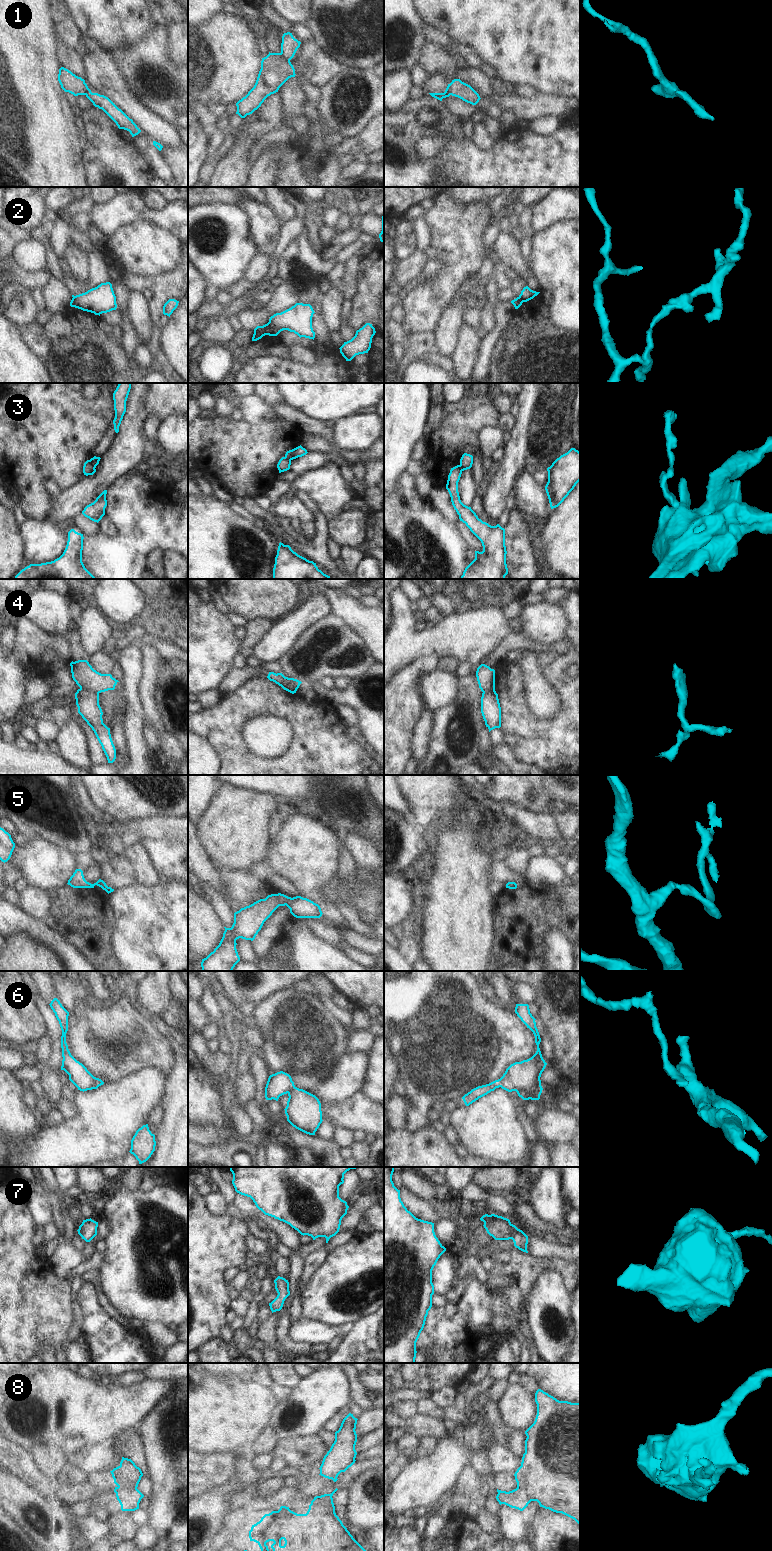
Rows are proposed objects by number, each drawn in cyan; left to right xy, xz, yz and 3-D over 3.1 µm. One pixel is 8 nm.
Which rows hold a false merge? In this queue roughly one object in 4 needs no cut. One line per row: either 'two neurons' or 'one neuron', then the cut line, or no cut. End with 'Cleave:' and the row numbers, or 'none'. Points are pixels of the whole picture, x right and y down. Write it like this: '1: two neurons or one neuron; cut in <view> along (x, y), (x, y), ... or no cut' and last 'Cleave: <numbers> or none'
1: two neurons; cut in xz along (280, 53), (289, 60)
2: two neurons; cut in xz along (268, 322), (280, 331)
3: two neurons; cut in xz along (284, 457), (290, 461)
4: two neurons; cut in xy along (80, 687), (98, 694)
5: one neuron; no cut
6: two neurons; cut in xy along (97, 1078), (92, 1088)
7: one neuron; no cut
8: two neurons; cut in xz along (331, 1496), (325, 1500), (311, 1503)
Cleave: 1, 2, 3, 4, 6, 8

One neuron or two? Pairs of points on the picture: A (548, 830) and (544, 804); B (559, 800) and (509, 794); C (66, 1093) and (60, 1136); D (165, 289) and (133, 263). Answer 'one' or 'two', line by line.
A: two
B: one
C: two
D: two

